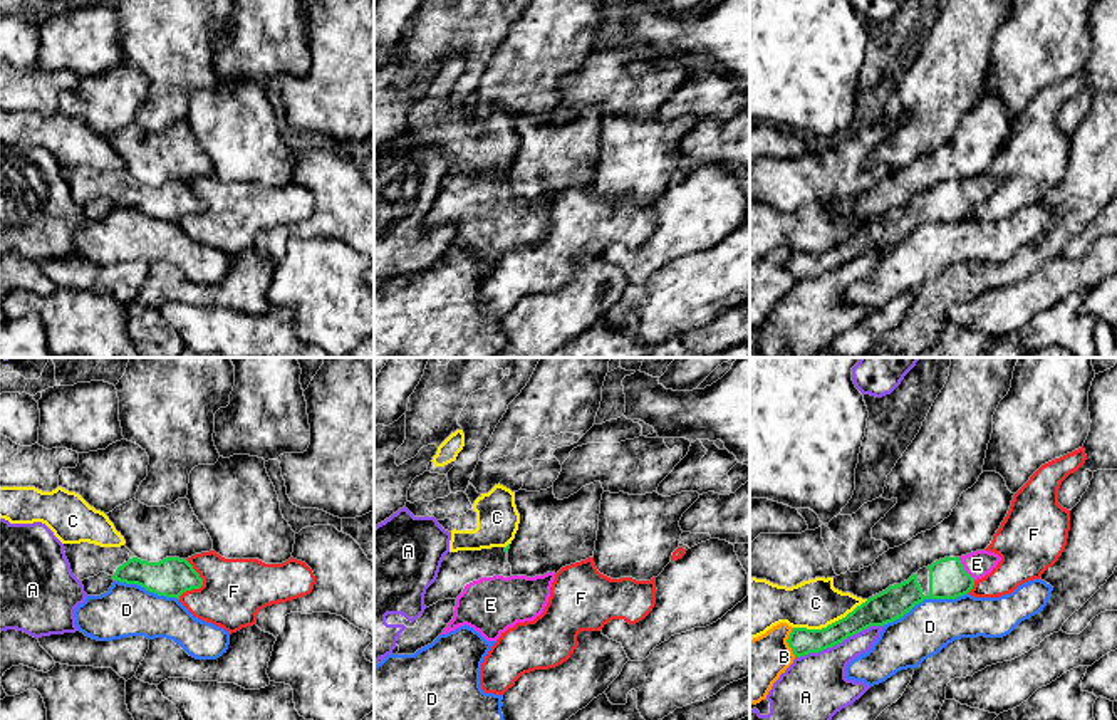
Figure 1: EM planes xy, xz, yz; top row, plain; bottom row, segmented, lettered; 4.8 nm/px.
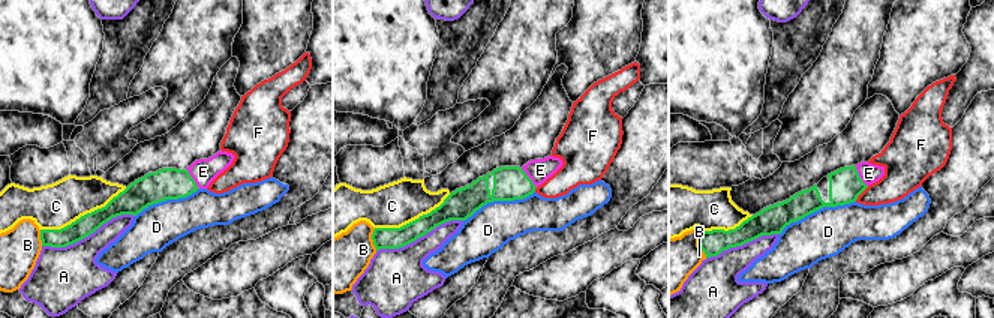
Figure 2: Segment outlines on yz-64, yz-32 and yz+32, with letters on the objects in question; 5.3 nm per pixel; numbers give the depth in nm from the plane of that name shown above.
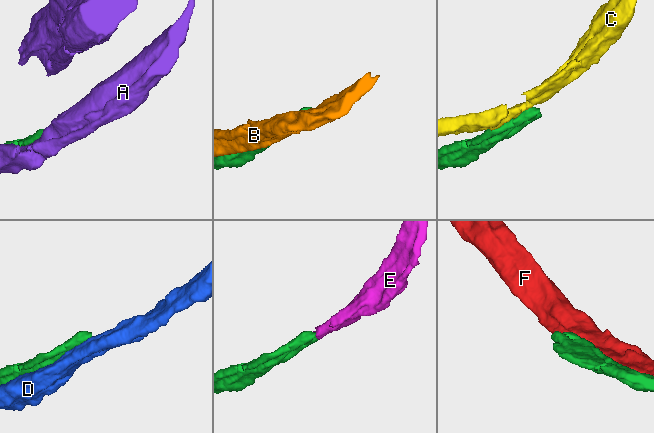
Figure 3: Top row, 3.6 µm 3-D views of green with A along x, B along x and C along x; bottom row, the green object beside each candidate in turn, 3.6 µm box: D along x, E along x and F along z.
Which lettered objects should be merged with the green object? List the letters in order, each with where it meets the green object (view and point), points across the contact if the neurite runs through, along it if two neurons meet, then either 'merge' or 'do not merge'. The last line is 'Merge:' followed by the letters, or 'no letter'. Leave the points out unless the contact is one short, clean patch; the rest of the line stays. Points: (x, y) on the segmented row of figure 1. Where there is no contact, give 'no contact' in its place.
A: meets green in yz at (837, 643); do not merge
B: meets green in yz at (787, 641); do not merge
C: meets green in yz at (832, 623); do not merge
D: meets green in yz at (924, 598); do not merge
E: meets green in yz at (963, 569); runs through yz (948, 579), (963, 569), (976, 564); merge
F: meets green in xy at (202, 584); do not merge
Merge: E

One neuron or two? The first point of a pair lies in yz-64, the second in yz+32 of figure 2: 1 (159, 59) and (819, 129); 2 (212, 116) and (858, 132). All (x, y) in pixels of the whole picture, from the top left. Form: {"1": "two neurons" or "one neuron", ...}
{"1": "one neuron", "2": "one neuron"}

